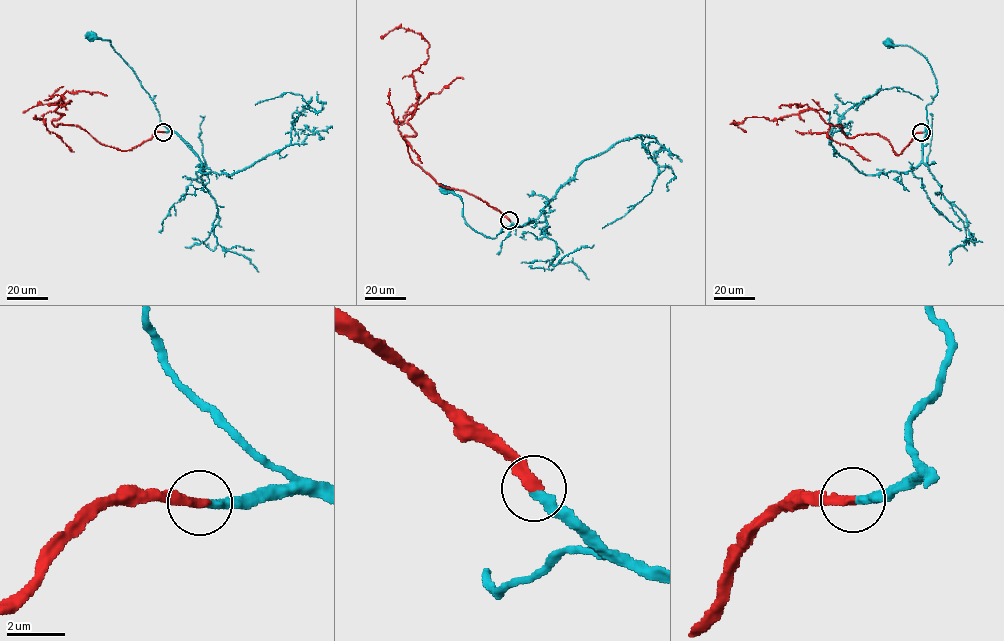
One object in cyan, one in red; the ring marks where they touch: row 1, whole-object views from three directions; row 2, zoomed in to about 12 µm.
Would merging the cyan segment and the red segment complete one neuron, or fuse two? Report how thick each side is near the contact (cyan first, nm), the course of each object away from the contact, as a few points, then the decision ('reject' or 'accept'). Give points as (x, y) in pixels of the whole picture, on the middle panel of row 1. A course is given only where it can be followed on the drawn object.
340/380 nm | cyan via (509, 221), (515, 225), (503, 226), (495, 238), (486, 237), (466, 223), (462, 200), (444, 190) | red via (509, 220), (411, 159), (403, 139), (415, 135), (412, 72), (429, 43), (403, 27), (380, 38) | accept

